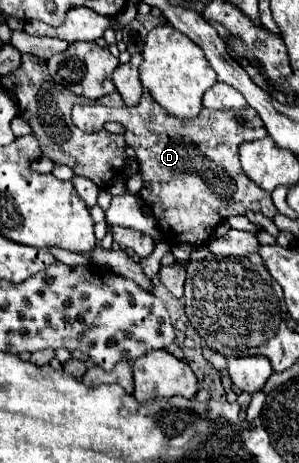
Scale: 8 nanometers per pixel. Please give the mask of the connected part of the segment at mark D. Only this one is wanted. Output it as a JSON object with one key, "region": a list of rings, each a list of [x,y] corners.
{"region":[[[144,90],[140,104],[132,110],[76,104],[72,108],[72,120],[84,132],[96,132],[110,120],[120,122],[126,128],[126,144],[134,150],[144,180],[140,198],[152,210],[164,238],[172,246],[206,244],[214,228],[230,216],[252,210],[272,220],[278,212],[272,194],[252,186],[238,162],[238,146],[242,142],[268,136],[264,122],[260,122],[260,116],[252,108],[222,112],[204,108],[196,118],[180,122],[180,118],[168,118],[168,114],[156,106],[148,90]]]}

